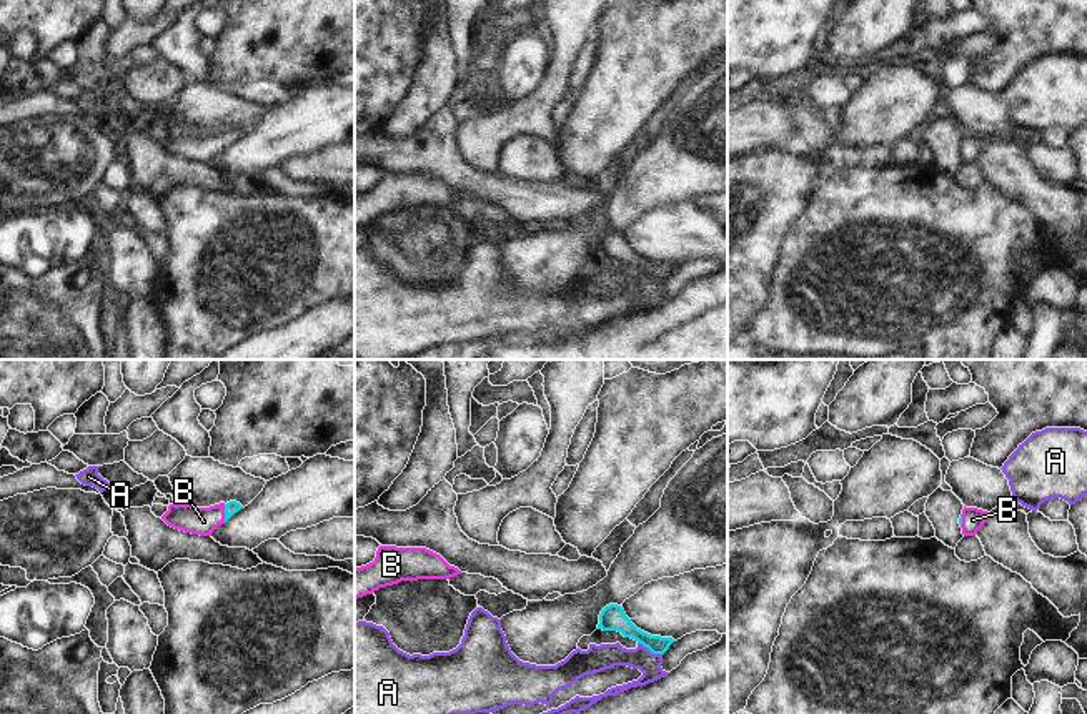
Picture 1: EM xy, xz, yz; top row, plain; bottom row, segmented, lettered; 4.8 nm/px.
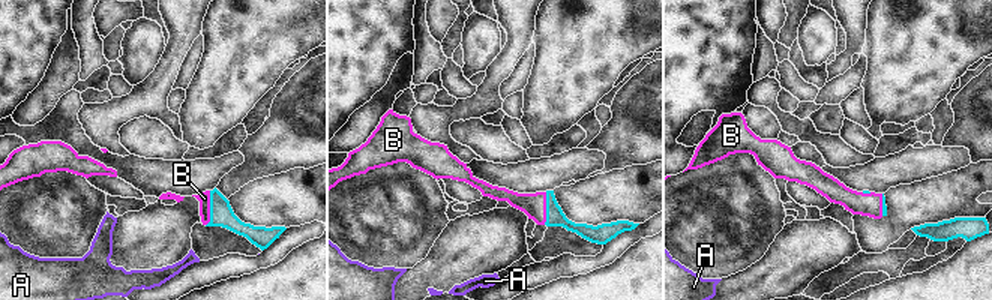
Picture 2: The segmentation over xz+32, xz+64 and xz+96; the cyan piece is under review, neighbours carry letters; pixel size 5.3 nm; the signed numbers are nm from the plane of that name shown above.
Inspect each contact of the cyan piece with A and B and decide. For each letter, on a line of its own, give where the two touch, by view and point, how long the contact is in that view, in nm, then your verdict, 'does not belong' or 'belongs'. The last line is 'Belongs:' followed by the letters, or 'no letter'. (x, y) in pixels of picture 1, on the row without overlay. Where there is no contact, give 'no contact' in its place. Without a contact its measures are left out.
A: contact xz (650, 277); length 140 nm; does not belong
B: contact xy (225, 140); length 90 nm; belongs
Belongs: B

